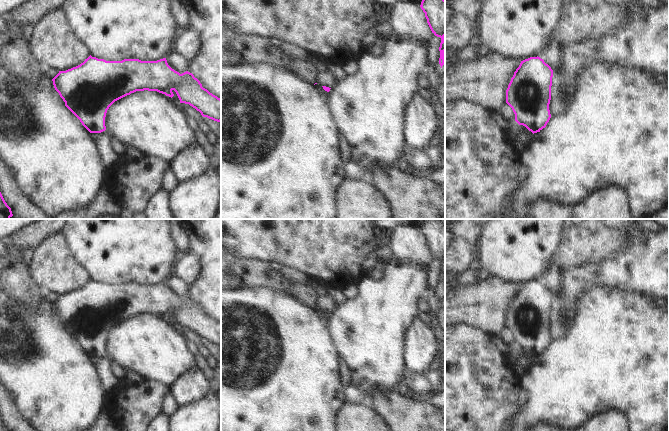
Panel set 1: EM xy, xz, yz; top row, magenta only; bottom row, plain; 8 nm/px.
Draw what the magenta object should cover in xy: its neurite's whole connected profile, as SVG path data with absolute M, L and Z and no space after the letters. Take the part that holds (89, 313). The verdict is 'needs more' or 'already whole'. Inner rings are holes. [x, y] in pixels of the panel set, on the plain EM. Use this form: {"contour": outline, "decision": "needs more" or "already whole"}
{"contour": "M91 279L80 289L59 295L52 303L55 314L65 326L65 330L80 344L90 357L101 357L106 354L105 341L109 331L117 324L136 315L157 315L173 321L176 316L180 327L189 328L214 345L221 345L221 323L202 311L200 305L188 295L180 298L172 293L166 282L157 285L124 283L106 285Z", "decision": "already whole"}

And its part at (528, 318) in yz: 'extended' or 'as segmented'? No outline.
as segmented

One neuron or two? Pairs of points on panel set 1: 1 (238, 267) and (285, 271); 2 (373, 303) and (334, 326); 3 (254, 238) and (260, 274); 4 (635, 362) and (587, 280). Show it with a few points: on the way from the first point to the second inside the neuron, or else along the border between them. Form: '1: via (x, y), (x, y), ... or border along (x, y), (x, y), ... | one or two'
1: border along (269, 263), (285, 278), (295, 283) | two
2: via (363, 313), (352, 324), (344, 326) | one
3: border along (235, 257), (270, 262) | two
4: border along (616, 289), (595, 286), (578, 303), (577, 307) | two

